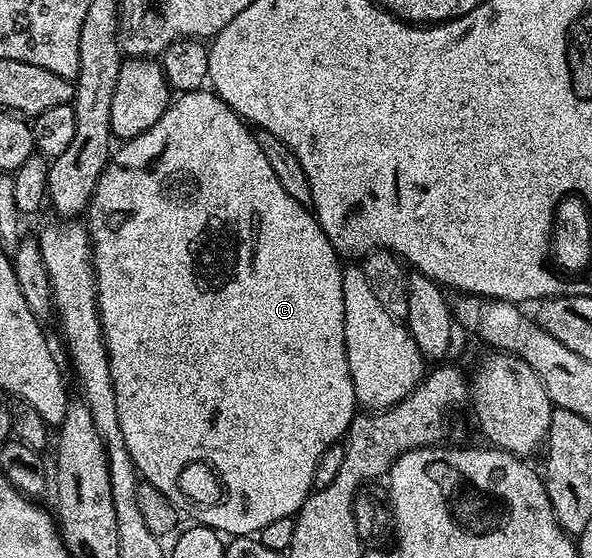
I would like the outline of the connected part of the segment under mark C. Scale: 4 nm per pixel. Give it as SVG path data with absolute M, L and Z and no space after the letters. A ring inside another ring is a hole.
M199 90L196 92L183 92L171 103L170 107L160 114L160 122L156 126L148 126L144 134L136 138L125 141L121 145L122 149L113 153L112 159L107 164L106 169L100 174L96 182L94 196L90 200L88 209L88 231L90 234L90 246L94 254L94 277L98 287L98 308L101 314L102 332L105 334L106 349L110 358L110 373L113 376L113 386L116 390L116 408L120 418L120 432L124 434L124 446L128 446L128 454L132 462L138 467L139 477L145 483L151 484L164 498L168 498L174 503L179 513L191 516L191 521L204 524L208 528L214 529L219 534L227 537L235 536L254 536L268 522L276 522L276 518L288 518L294 516L302 508L310 493L315 491L314 475L316 466L328 450L328 446L339 443L345 437L346 431L350 429L350 424L356 415L359 407L358 399L352 386L352 374L348 370L348 354L344 346L344 290L342 289L342 270L338 251L332 246L332 242L324 234L324 230L318 225L318 218L307 205L296 202L296 198L291 198L280 186L280 181L276 178L276 173L272 171L268 158L264 158L264 150L258 144L257 135L246 129L246 124L237 116L235 109L231 105L225 104L213 90Z

